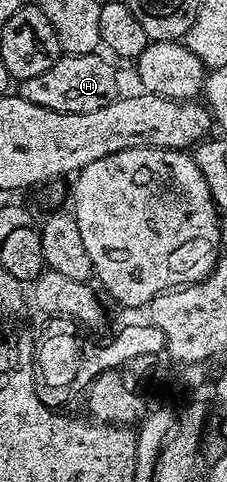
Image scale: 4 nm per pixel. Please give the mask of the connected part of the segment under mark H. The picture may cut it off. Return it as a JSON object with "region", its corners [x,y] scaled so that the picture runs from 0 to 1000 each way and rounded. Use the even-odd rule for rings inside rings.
{"region":[[[427,108],[326,116],[273,112],[225,137],[225,145],[189,145],[189,154],[154,162],[88,168],[84,197],[119,212],[154,212],[154,220],[189,220],[207,228],[401,237],[401,228],[454,228],[454,220],[520,205],[515,149]]]}

